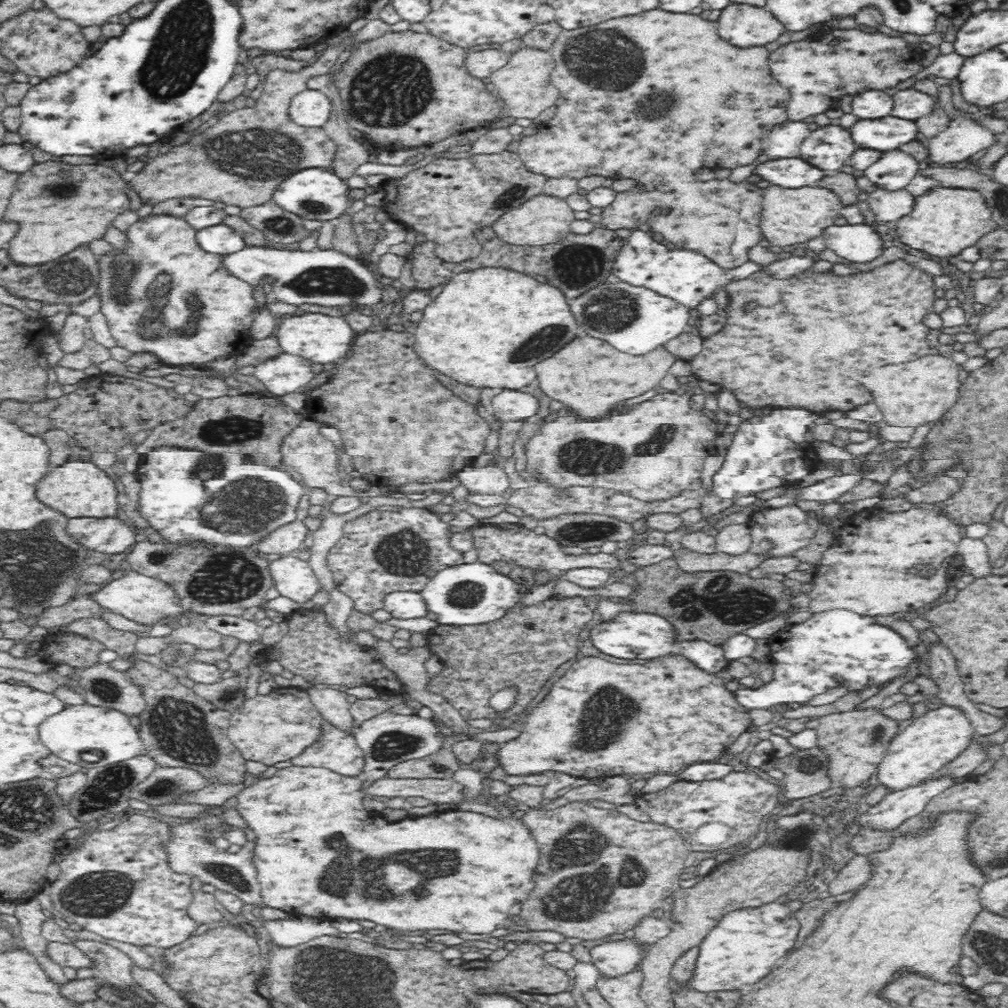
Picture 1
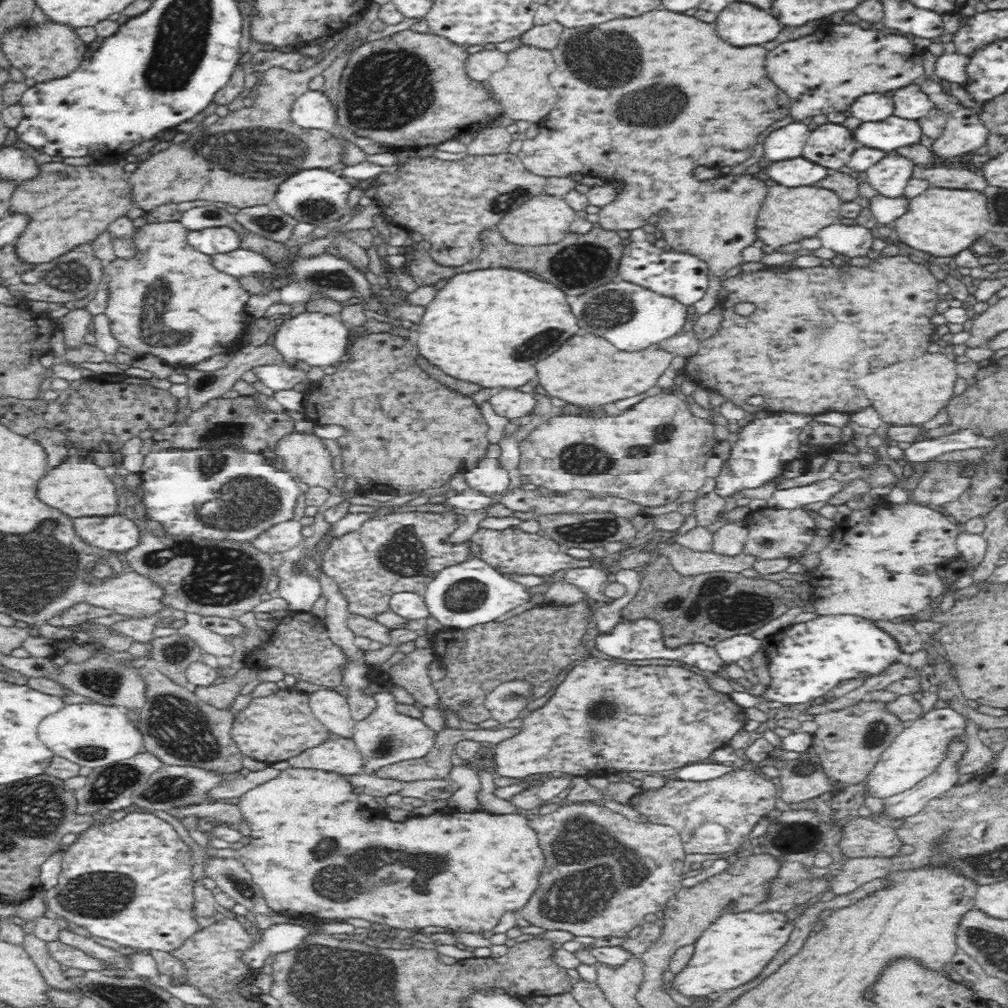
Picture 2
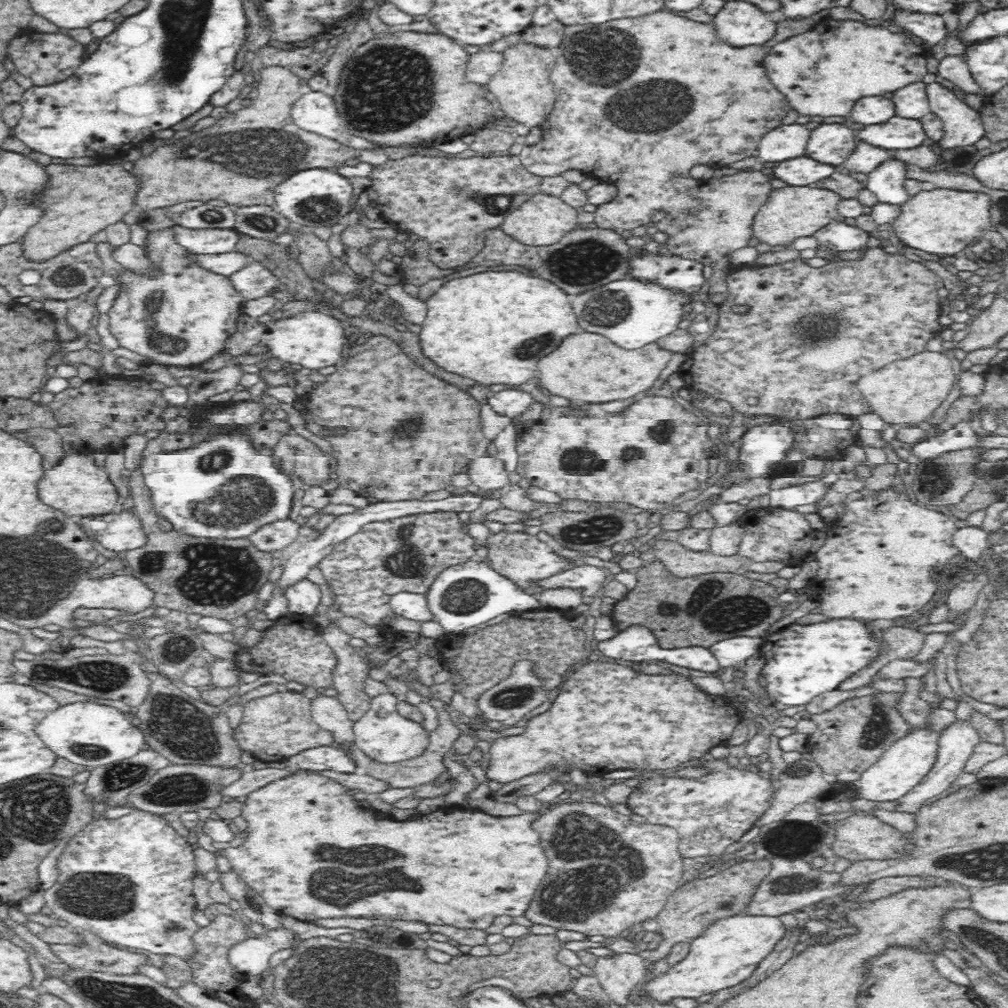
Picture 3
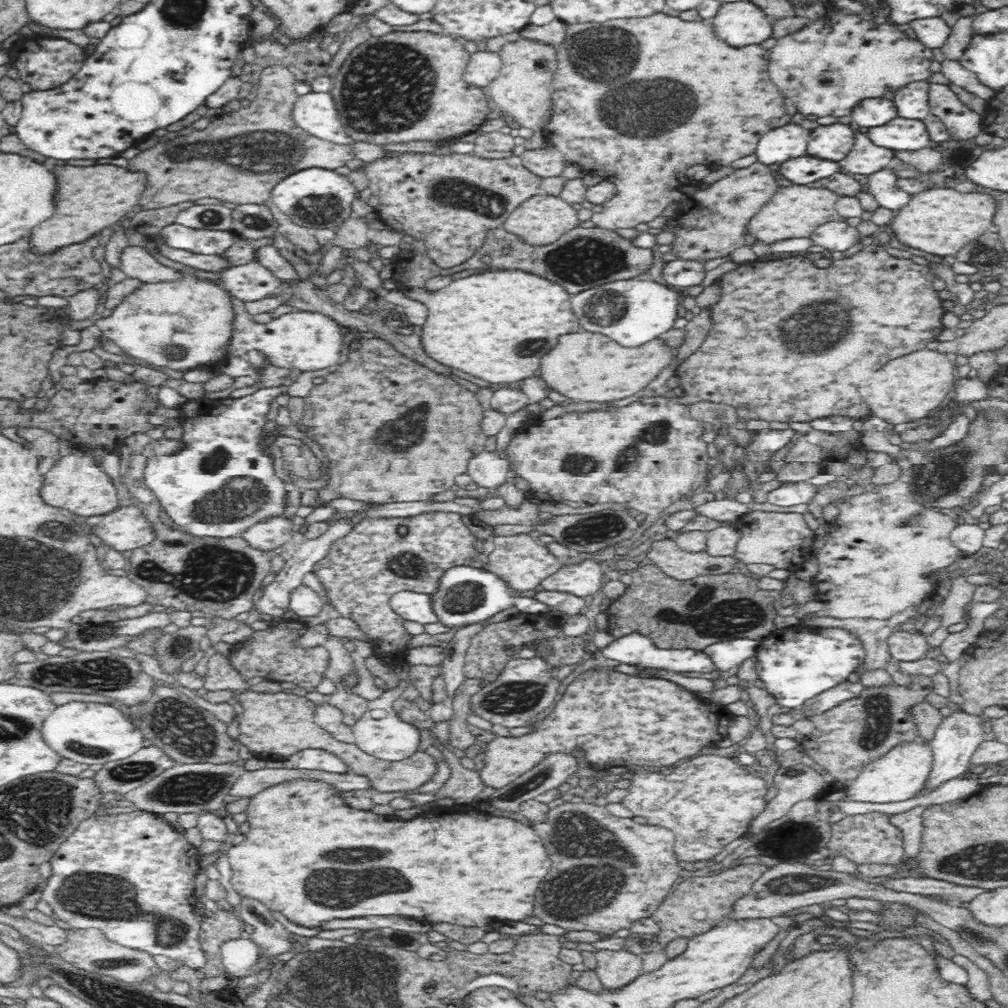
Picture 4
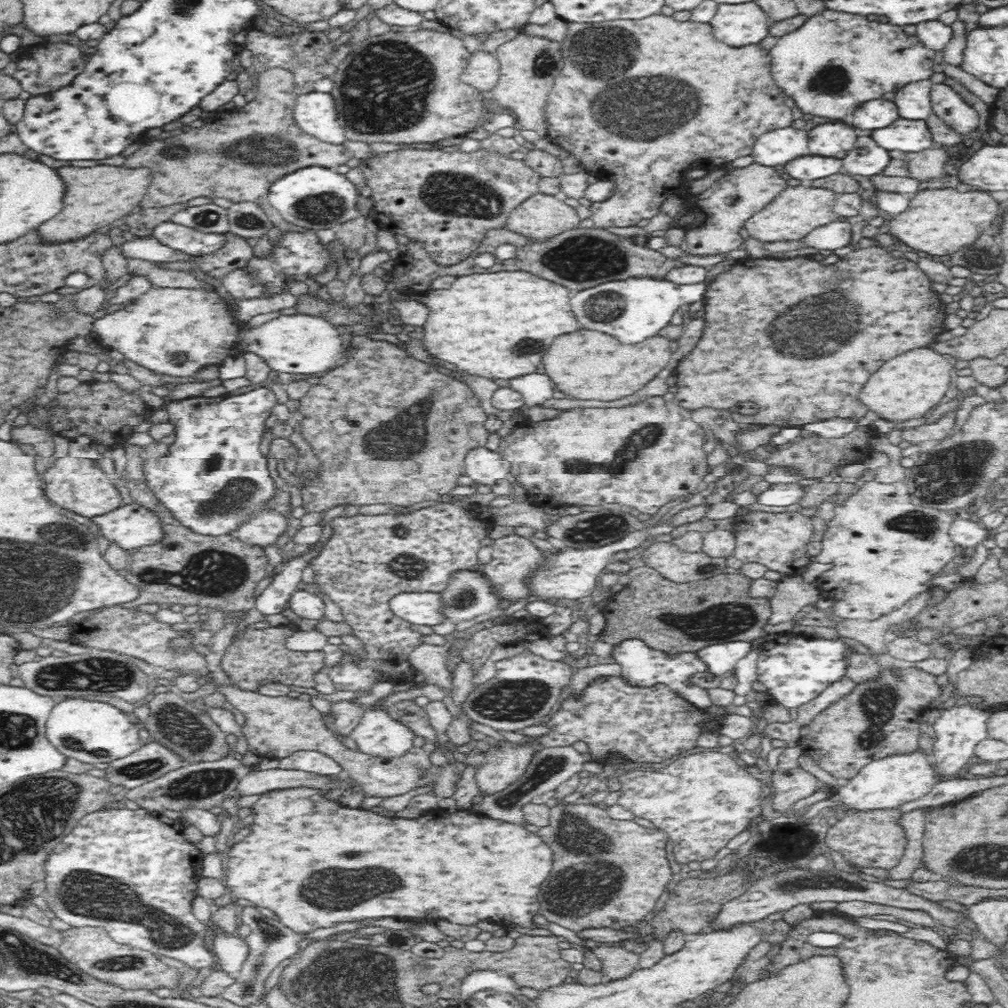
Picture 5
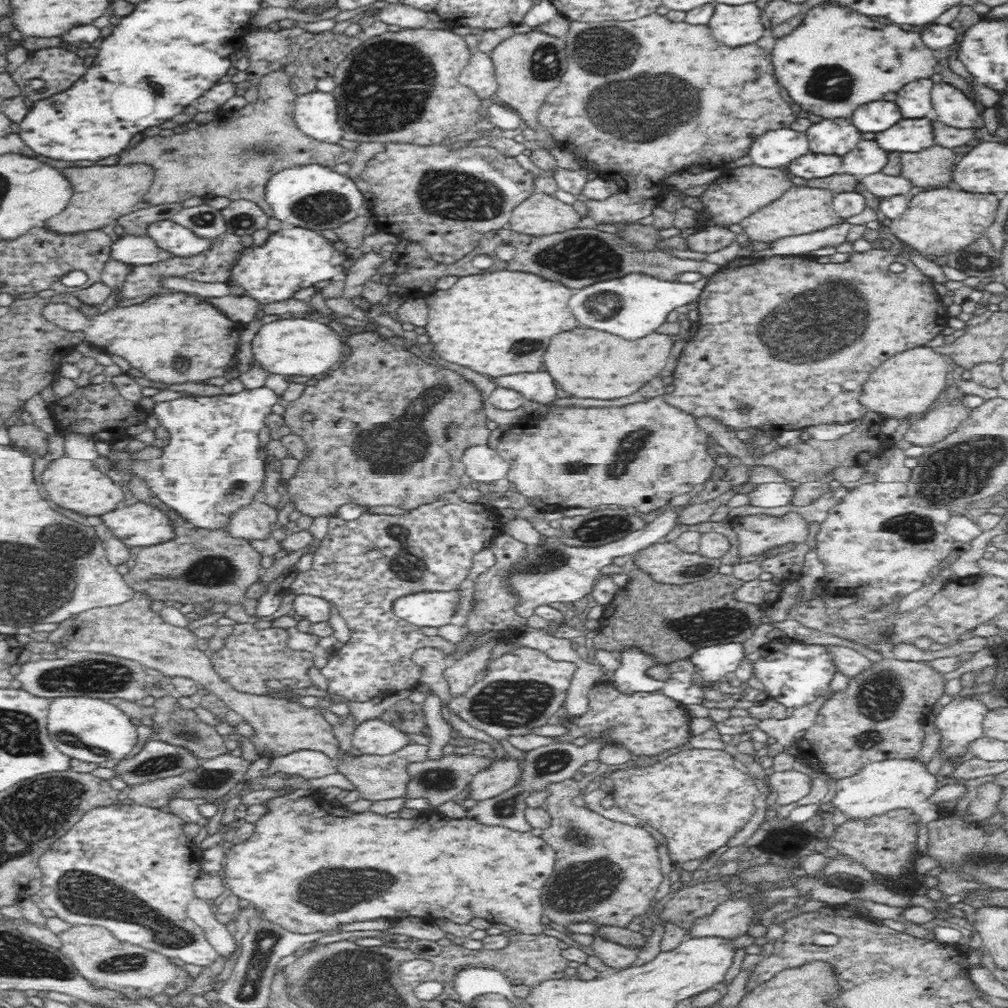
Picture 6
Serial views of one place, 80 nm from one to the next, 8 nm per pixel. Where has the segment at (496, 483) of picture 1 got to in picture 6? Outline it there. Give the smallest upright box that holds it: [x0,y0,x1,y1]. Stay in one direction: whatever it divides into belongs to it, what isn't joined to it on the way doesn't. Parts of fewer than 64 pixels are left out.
[460,442,509,485]

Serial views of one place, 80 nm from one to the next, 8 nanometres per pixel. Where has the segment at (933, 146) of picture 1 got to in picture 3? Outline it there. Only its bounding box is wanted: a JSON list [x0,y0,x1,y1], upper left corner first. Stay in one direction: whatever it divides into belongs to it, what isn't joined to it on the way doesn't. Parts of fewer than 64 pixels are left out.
[927,81,985,150]

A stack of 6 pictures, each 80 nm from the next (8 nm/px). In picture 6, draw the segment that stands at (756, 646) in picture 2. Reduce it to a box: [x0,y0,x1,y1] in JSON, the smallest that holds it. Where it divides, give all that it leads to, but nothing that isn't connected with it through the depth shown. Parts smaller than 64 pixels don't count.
[687,642,742,683]

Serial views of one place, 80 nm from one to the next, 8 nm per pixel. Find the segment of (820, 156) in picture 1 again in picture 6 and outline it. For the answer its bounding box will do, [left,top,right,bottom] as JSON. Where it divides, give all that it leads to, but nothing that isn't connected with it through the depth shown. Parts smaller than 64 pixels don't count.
[805,120,860,154]

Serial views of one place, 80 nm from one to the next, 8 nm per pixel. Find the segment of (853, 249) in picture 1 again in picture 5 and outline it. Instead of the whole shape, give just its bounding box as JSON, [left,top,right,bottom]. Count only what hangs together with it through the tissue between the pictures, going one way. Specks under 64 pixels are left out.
[801,220,852,250]

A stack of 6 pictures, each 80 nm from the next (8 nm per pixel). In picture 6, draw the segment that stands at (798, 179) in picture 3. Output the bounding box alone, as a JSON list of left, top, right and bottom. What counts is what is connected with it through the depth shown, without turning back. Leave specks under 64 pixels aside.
[789,154,844,180]

